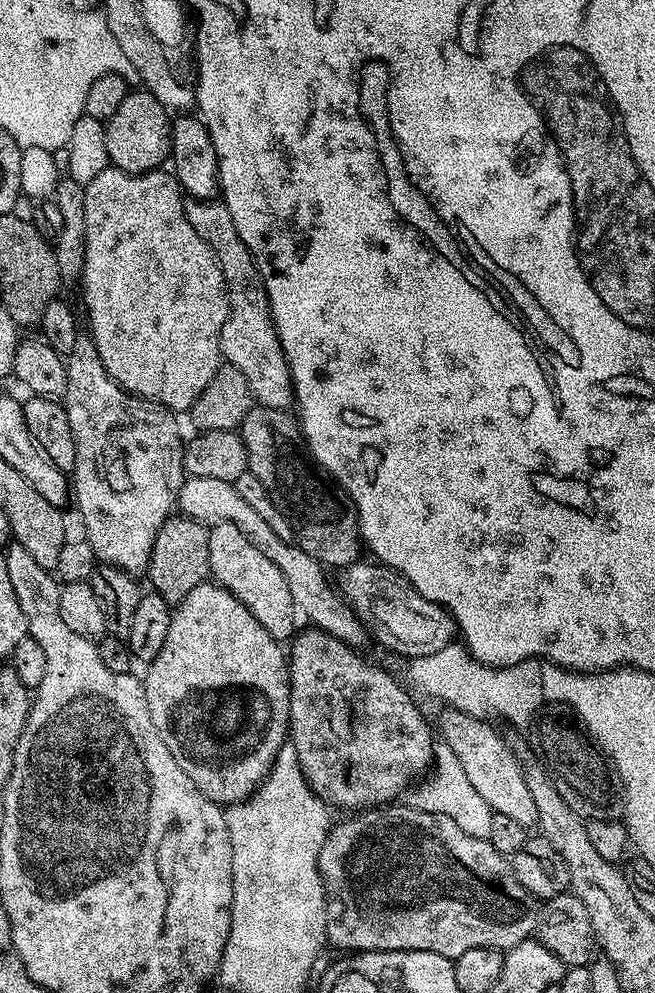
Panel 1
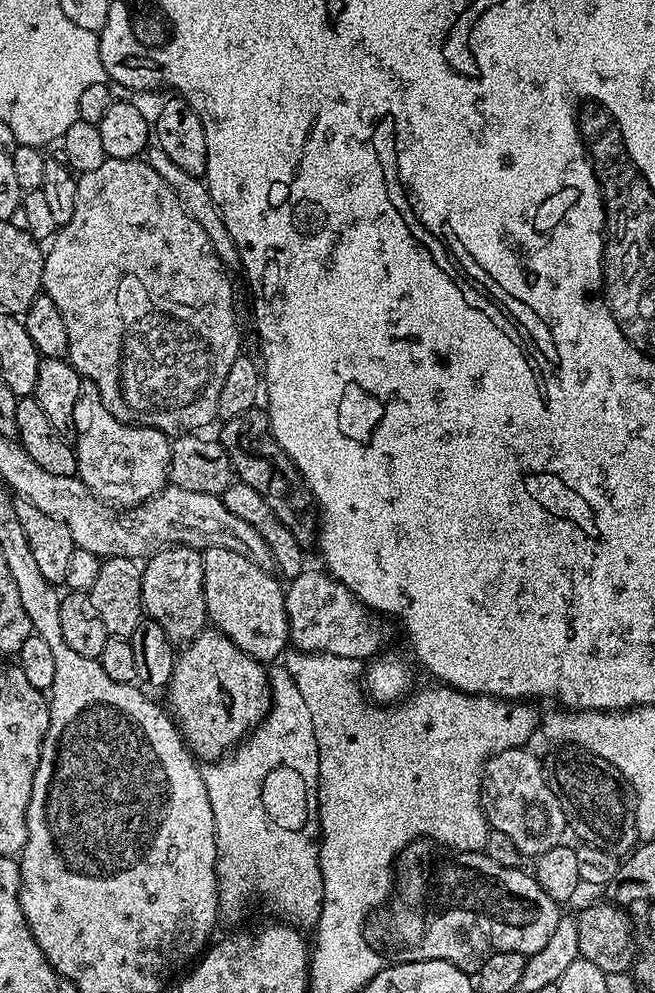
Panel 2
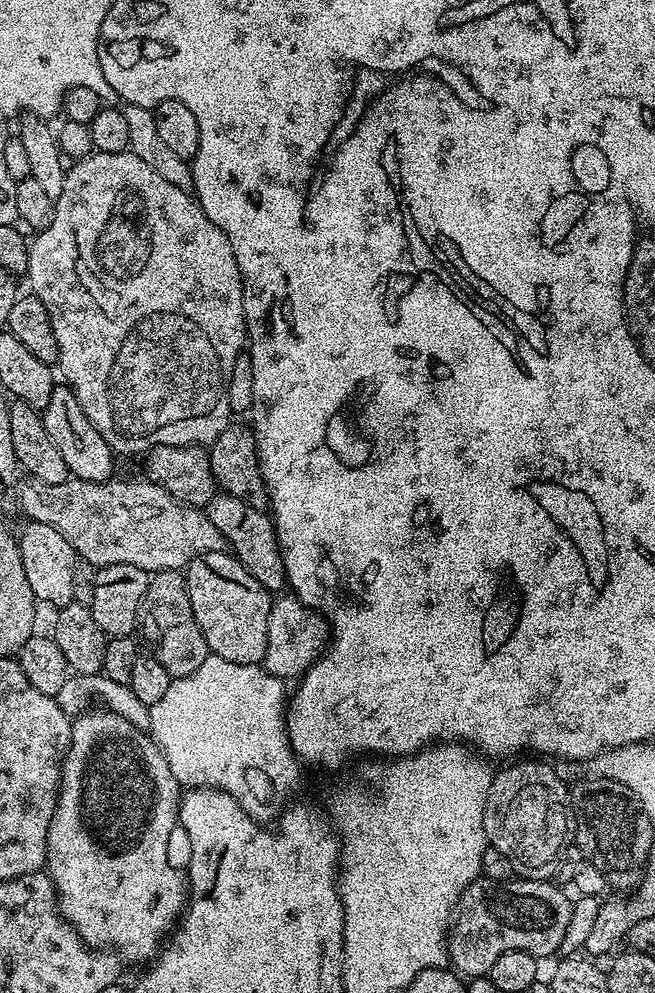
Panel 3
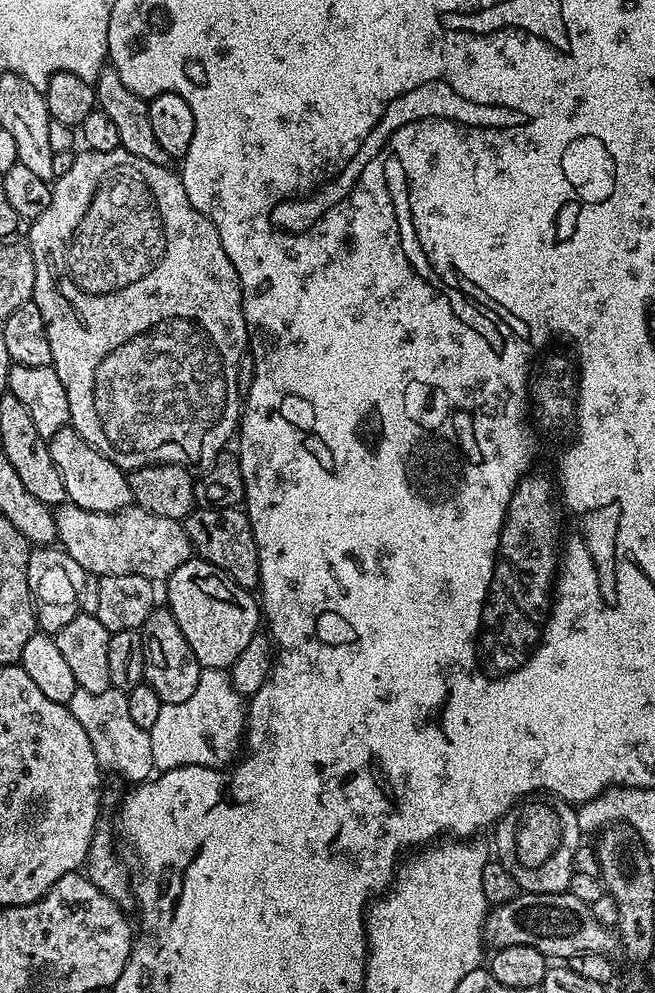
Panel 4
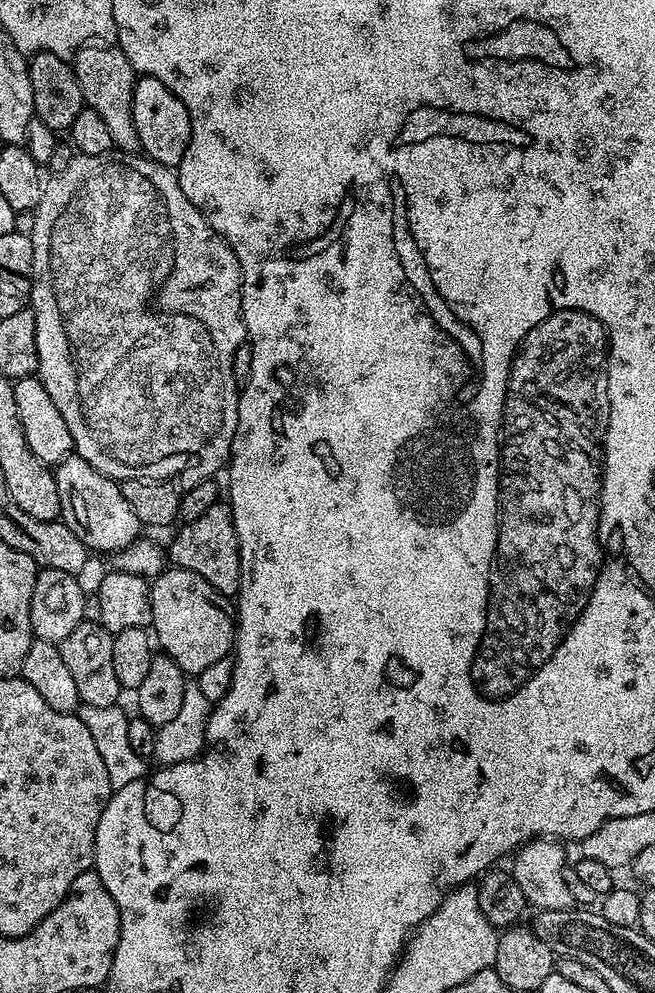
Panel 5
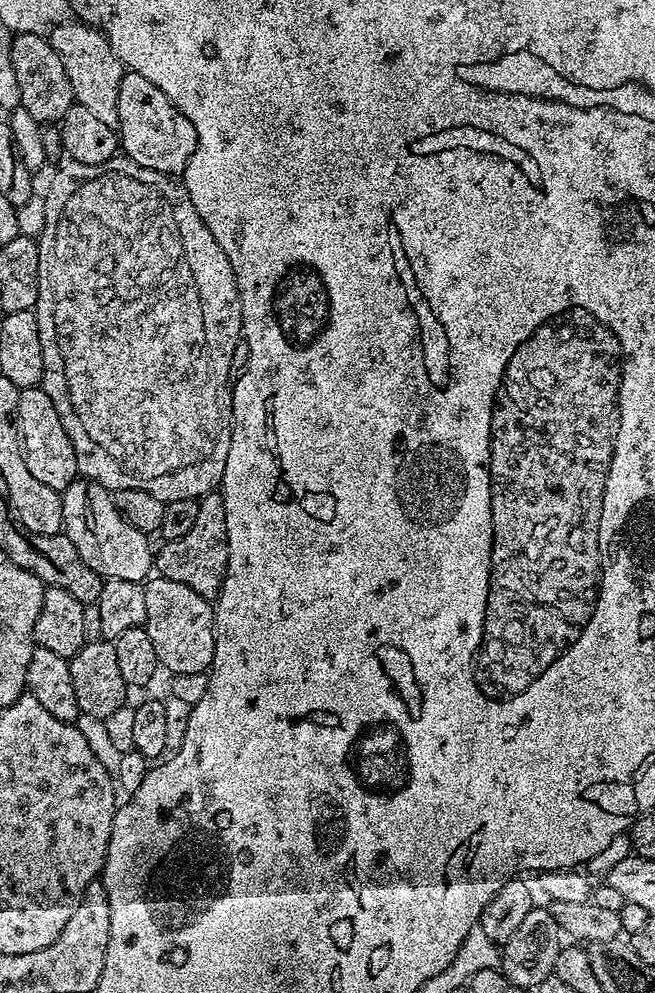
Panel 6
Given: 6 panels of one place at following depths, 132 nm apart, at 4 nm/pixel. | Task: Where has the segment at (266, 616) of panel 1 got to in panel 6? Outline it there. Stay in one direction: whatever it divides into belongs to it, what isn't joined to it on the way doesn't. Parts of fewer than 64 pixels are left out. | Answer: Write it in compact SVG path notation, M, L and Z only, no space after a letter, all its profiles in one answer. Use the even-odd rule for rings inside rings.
M156 574L144 584L146 594L146 622L144 628L150 634L150 642L154 642L154 654L161 669L169 668L172 674L198 674L207 672L212 667L214 650L216 649L216 617L210 601L202 594L194 594L190 586L182 586L182 582L170 582L170 578Z

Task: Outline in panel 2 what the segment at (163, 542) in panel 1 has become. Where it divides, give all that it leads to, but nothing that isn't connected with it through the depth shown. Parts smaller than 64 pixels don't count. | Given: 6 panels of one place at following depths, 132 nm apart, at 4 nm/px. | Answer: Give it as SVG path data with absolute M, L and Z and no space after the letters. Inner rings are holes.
M169 546L152 553L143 565L142 602L147 619L158 622L172 643L187 645L209 623L204 601L204 557L195 548Z

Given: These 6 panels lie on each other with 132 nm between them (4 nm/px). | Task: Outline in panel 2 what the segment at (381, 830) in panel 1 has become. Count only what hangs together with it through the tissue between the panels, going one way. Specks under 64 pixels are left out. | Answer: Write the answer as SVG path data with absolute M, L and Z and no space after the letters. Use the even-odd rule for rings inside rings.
M421 838L412 841L398 857L400 924L396 924L392 928L397 942L405 944L408 948L417 948L417 952L414 952L415 959L417 960L441 960L442 962L450 962L450 966L458 966L458 970L469 974L479 972L482 962L486 962L486 958L490 958L494 954L517 952L525 958L532 956L538 950L542 950L542 946L546 946L546 941L550 939L550 934L554 934L554 926L558 926L562 915L562 908L561 905L550 898L550 894L546 894L546 890L542 890L542 886L538 886L536 877L531 871L524 871L525 869L523 867L507 868L506 866L498 866L498 862L494 862L494 858L490 858L482 850L478 852L455 852L453 848L445 848L443 844L438 844L435 840Z

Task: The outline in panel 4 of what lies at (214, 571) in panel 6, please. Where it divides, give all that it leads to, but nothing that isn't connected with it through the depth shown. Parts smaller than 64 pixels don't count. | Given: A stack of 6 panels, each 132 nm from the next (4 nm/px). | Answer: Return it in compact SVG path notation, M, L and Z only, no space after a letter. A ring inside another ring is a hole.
M197 507L183 520L184 529L192 543L192 551L199 559L218 566L238 586L249 590L259 589L260 563L258 562L258 546L254 546L254 530L250 530L248 513L243 507L214 508Z

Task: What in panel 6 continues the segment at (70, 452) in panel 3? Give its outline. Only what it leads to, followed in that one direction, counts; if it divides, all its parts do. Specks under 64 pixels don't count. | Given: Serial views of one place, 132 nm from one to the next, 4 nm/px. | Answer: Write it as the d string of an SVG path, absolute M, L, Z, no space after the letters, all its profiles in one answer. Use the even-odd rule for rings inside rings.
M77 478L70 482L63 493L63 535L74 542L82 562L90 566L104 580L144 582L154 568L154 548L148 545L149 537L138 530L118 510L113 493L98 482Z

